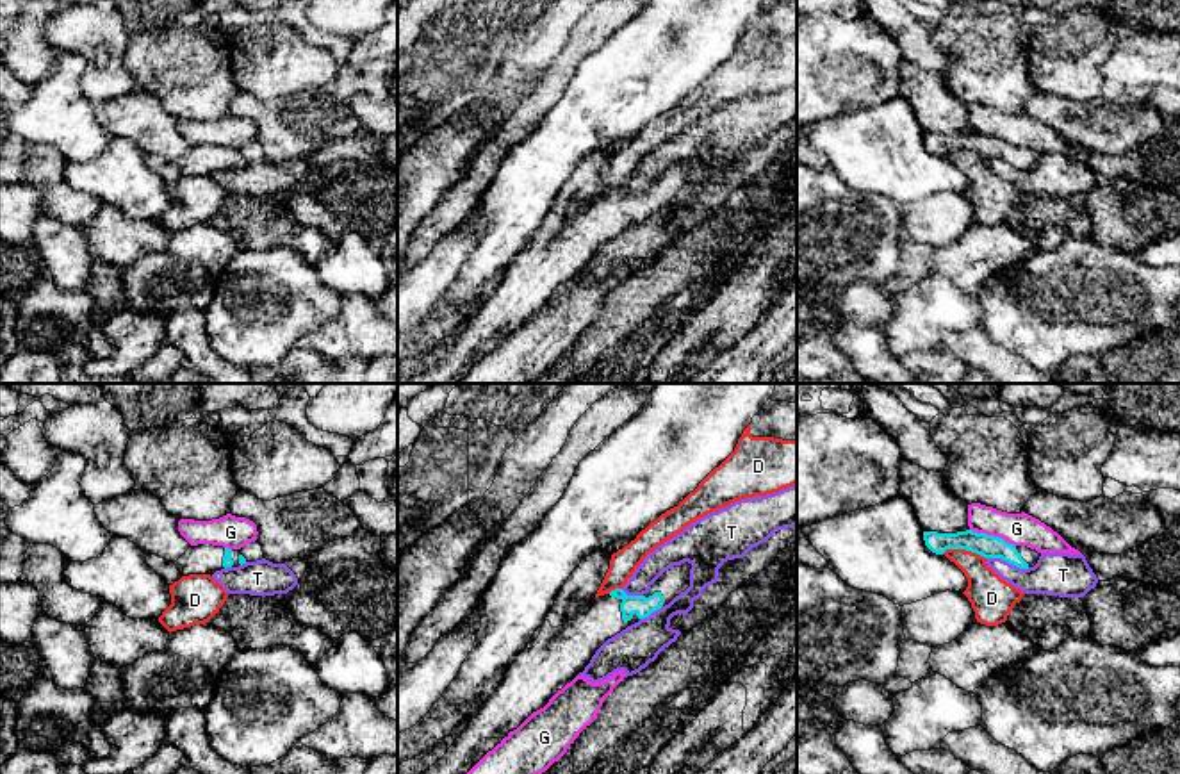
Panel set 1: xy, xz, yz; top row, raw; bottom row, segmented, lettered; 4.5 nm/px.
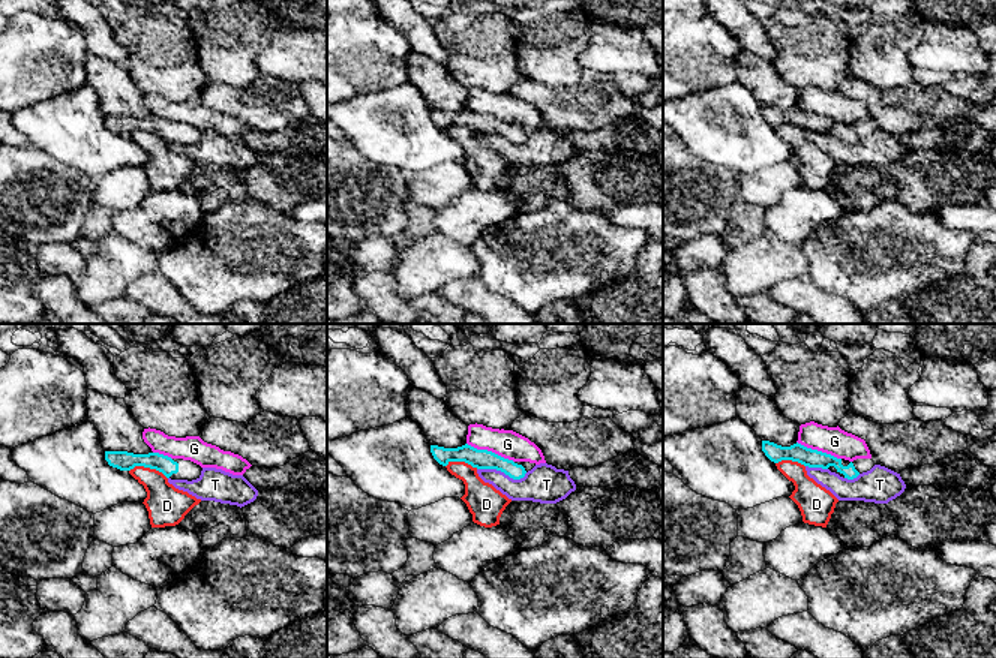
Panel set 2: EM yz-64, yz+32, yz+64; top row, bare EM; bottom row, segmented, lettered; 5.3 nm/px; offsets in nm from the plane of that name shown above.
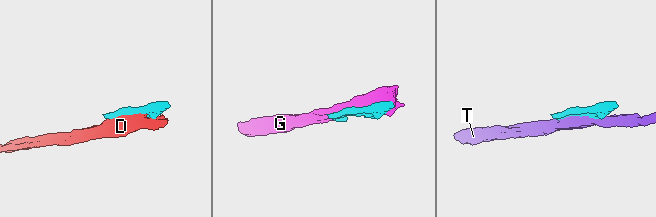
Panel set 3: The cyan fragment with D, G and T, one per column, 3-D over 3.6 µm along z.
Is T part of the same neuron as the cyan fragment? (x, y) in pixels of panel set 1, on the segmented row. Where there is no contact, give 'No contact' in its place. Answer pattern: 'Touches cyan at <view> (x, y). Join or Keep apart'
Touches cyan at yz (1009, 562). Keep apart

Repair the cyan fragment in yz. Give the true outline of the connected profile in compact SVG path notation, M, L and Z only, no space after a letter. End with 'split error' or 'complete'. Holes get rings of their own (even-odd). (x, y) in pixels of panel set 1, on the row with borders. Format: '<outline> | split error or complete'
M971 530L957 533L923 531L923 540L936 555L943 555L946 549L966 549L984 558L1002 558L1020 569L1034 567L1041 556L1041 553L1027 546L1012 546L1000 537Z | split error

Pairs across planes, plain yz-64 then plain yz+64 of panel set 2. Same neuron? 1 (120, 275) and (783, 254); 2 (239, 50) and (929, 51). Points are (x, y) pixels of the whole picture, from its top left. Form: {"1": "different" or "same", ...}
{"1": "same", "2": "different"}

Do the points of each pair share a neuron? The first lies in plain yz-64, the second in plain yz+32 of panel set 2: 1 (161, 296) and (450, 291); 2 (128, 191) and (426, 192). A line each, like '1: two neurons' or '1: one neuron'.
1: one neuron
2: one neuron

